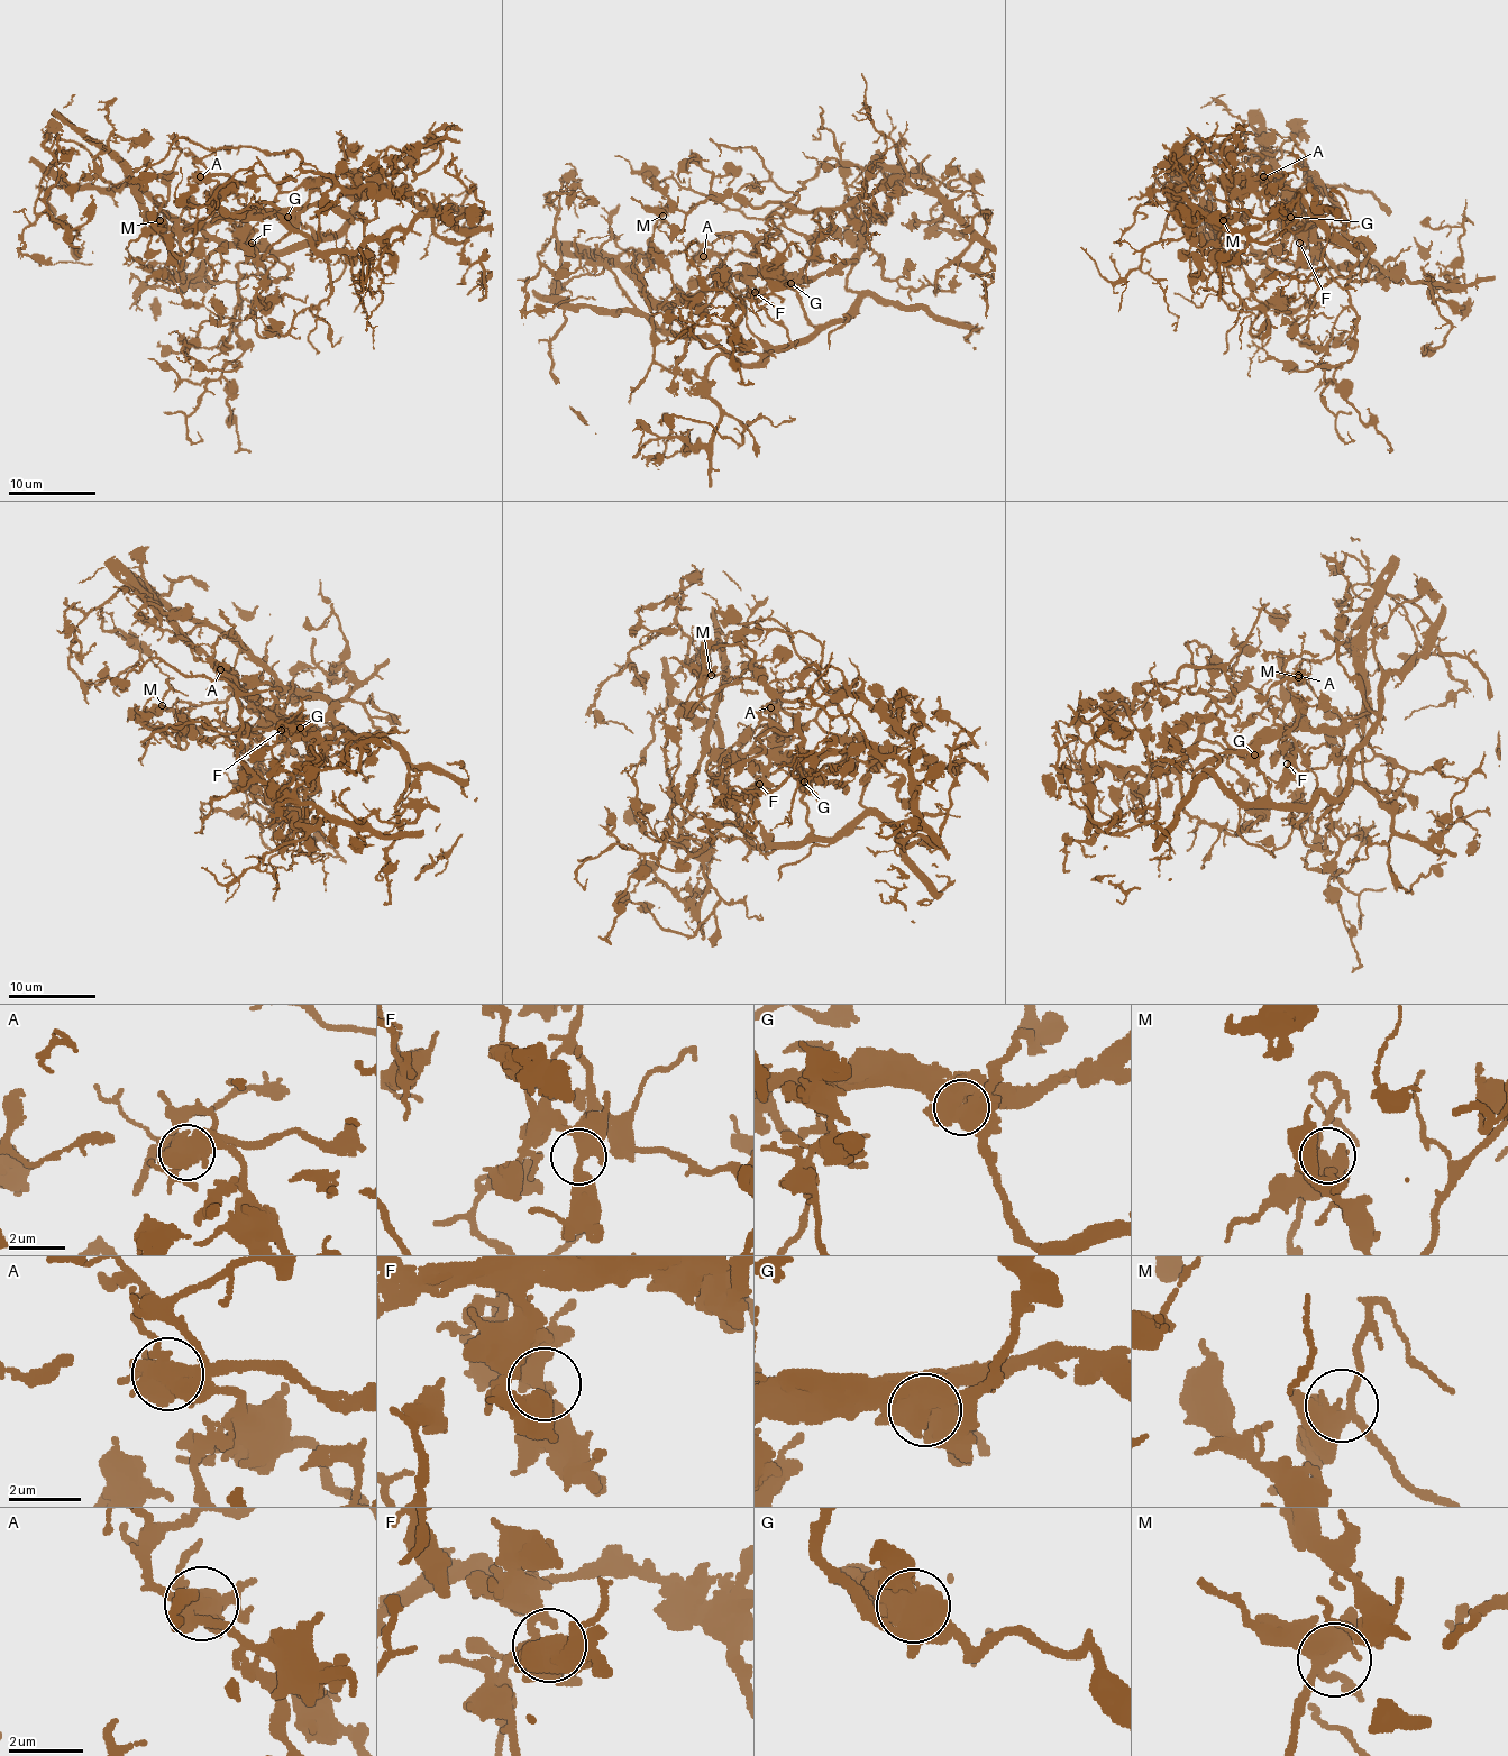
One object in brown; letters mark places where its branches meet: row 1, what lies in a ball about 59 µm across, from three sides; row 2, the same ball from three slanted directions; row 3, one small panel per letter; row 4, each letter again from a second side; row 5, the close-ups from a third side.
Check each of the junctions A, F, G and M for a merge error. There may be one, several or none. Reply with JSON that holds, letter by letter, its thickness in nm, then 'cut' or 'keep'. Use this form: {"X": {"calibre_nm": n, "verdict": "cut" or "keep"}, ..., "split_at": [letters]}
{"A": {"calibre_nm": 600, "verdict": "keep"}, "F": {"calibre_nm": 440, "verdict": "keep"}, "G": {"calibre_nm": 700, "verdict": "cut"}, "M": {"calibre_nm": 440, "verdict": "keep"}, "split_at": ["G"]}

